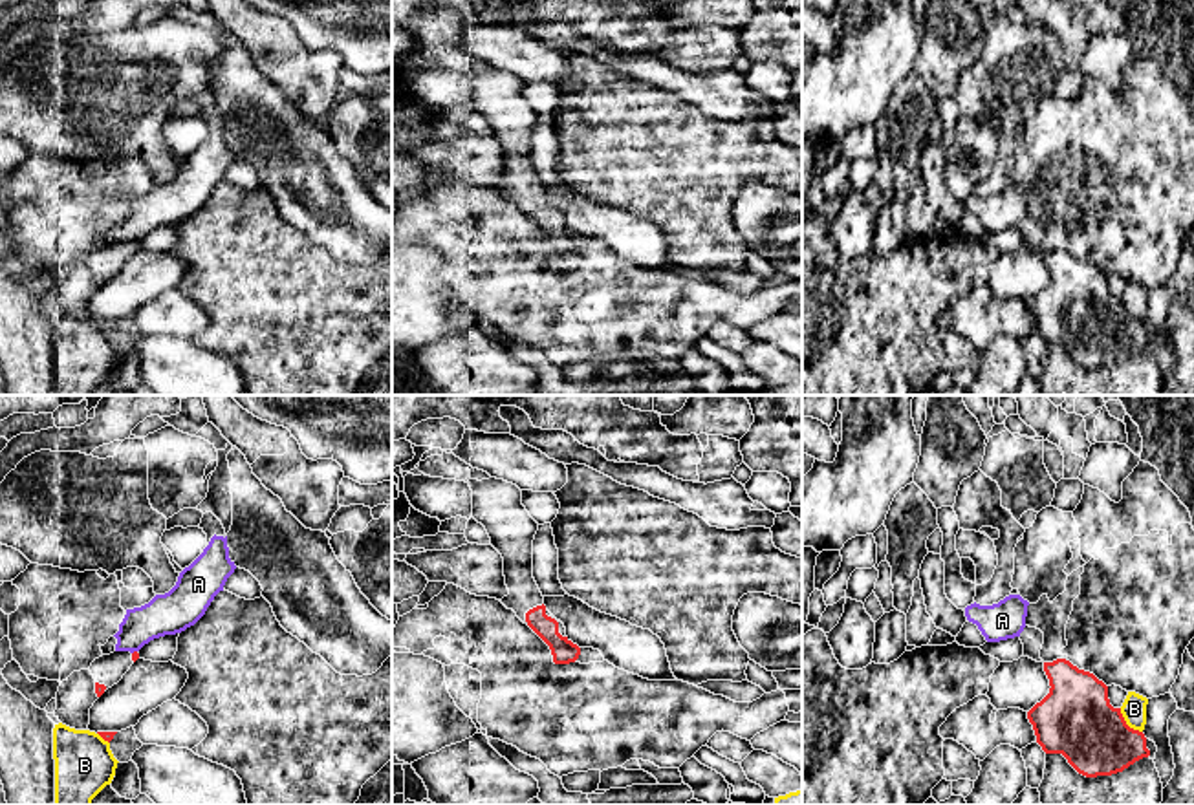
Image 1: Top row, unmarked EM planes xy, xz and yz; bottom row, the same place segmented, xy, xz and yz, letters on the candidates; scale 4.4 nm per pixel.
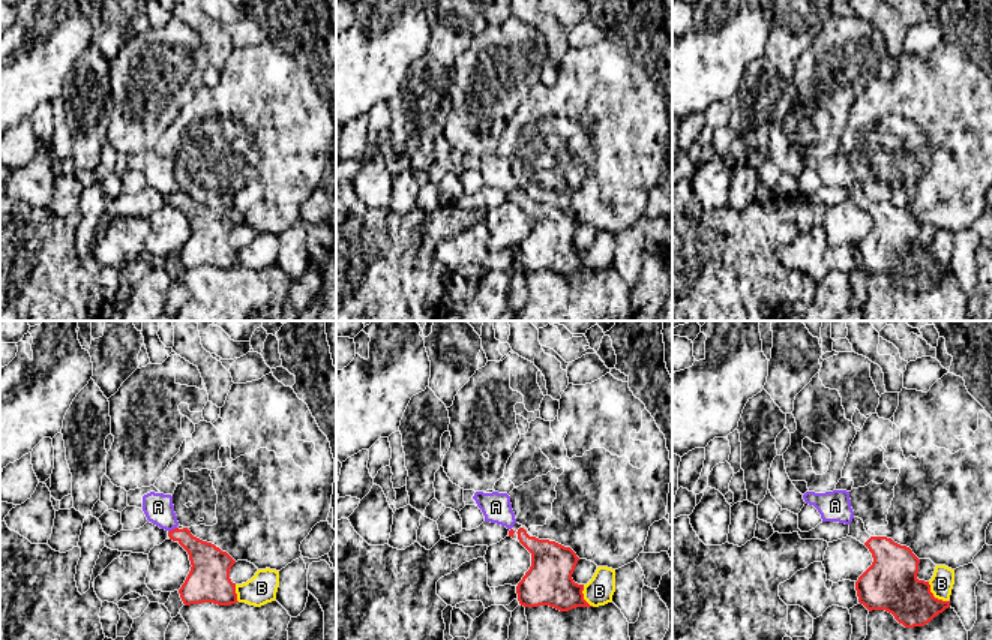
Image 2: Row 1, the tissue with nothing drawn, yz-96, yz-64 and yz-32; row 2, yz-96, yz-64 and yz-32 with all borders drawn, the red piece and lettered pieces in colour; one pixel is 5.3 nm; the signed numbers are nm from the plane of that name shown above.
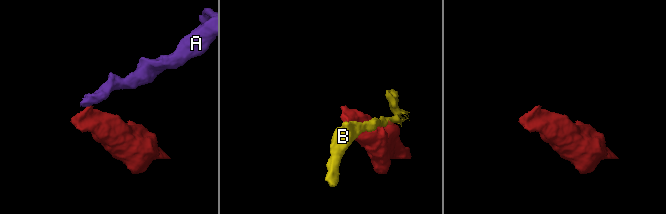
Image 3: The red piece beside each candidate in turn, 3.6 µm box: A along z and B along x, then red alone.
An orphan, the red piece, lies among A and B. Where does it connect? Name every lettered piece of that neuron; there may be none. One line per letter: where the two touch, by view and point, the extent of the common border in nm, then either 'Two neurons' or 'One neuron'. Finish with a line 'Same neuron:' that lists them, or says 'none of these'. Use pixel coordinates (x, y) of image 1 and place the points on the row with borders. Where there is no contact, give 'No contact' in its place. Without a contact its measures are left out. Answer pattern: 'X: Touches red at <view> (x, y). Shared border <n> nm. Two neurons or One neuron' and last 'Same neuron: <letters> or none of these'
A: Touches red at xy (134, 652). Shared border 30 nm. Two neurons
B: Touches red at yz (1125, 723). Shared border 150 nm. Two neurons
Same neuron: none of these

